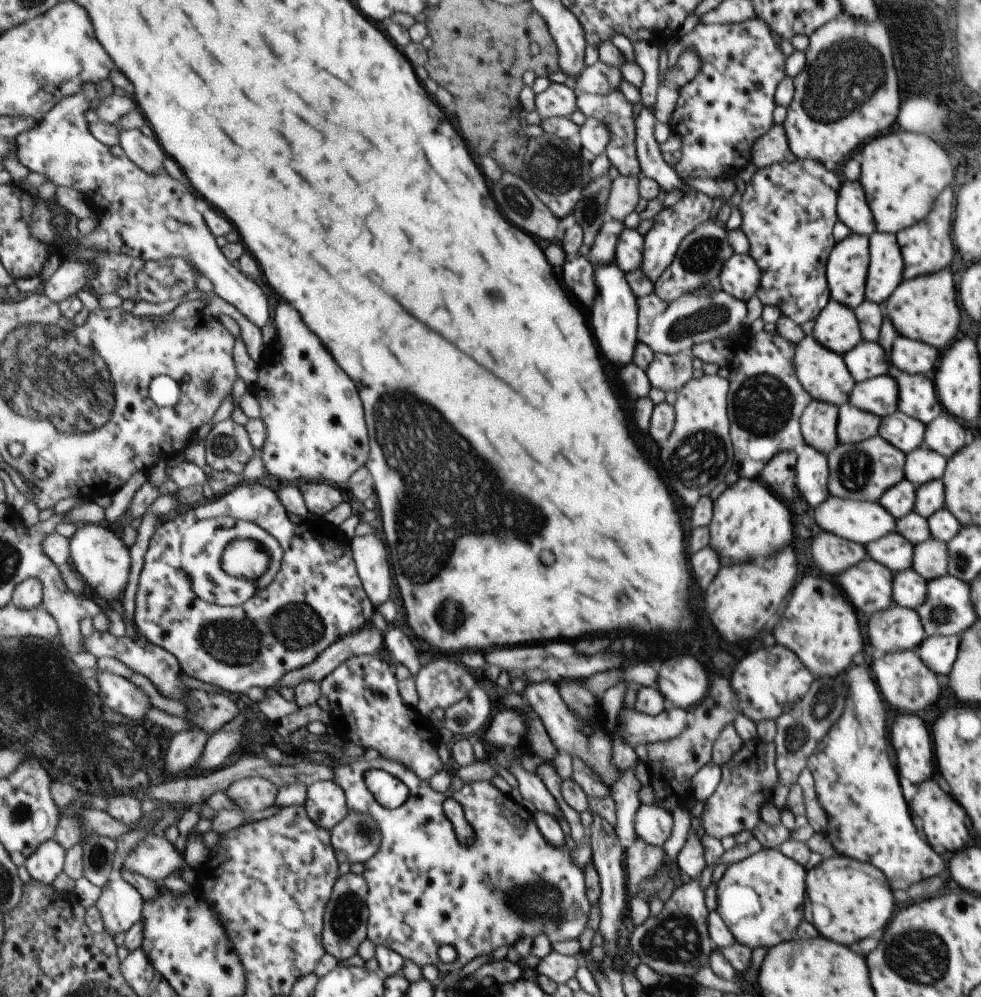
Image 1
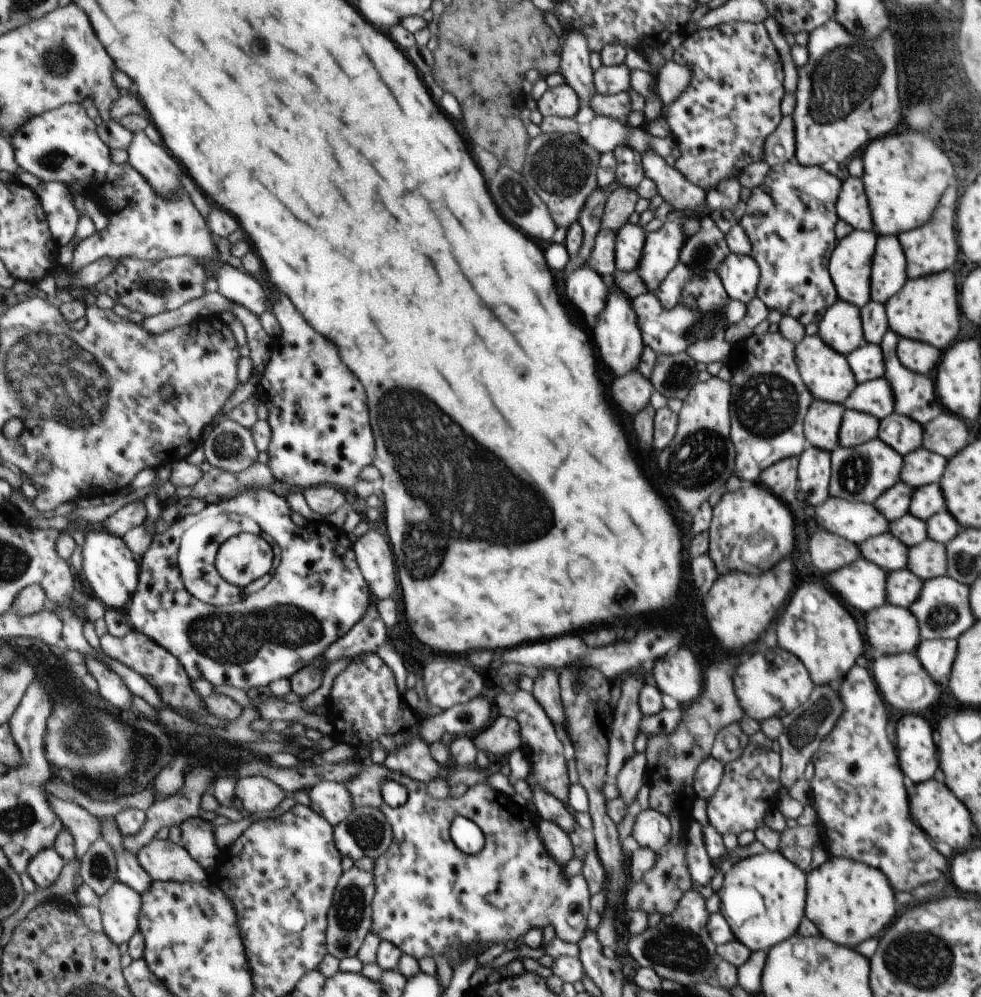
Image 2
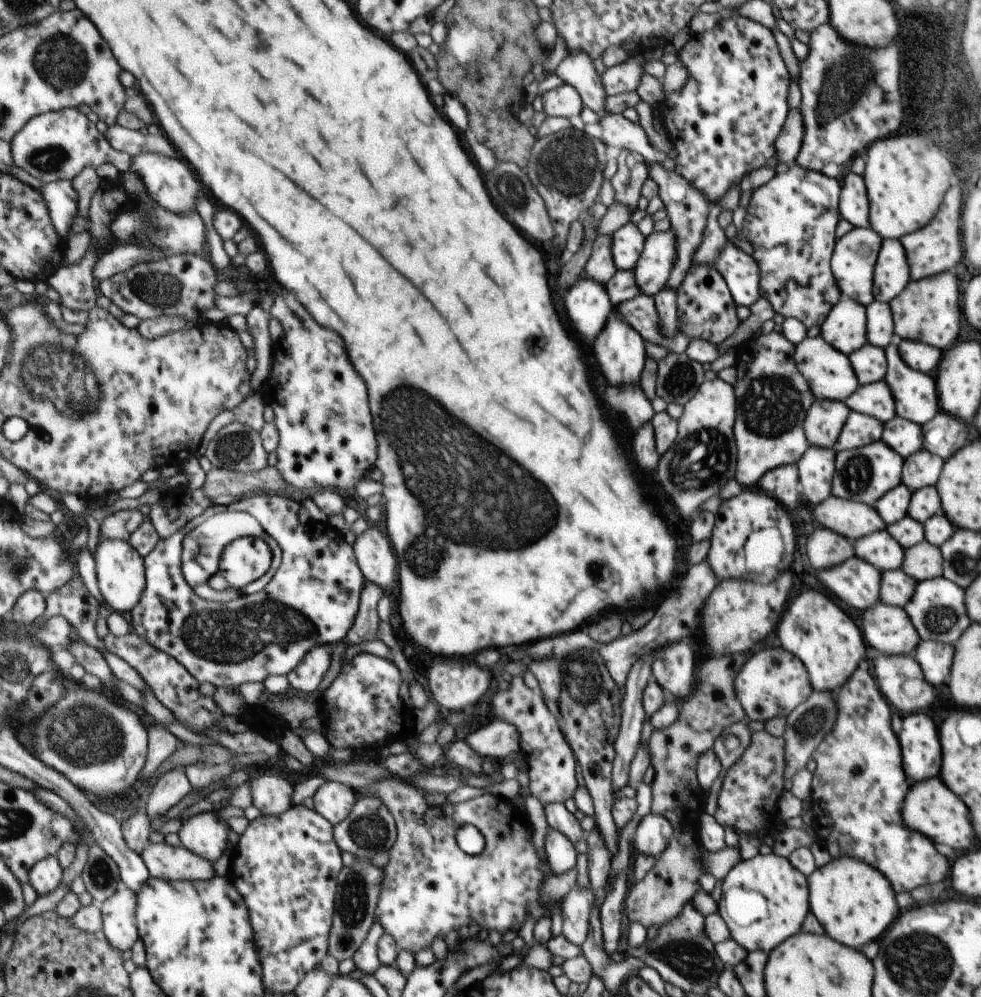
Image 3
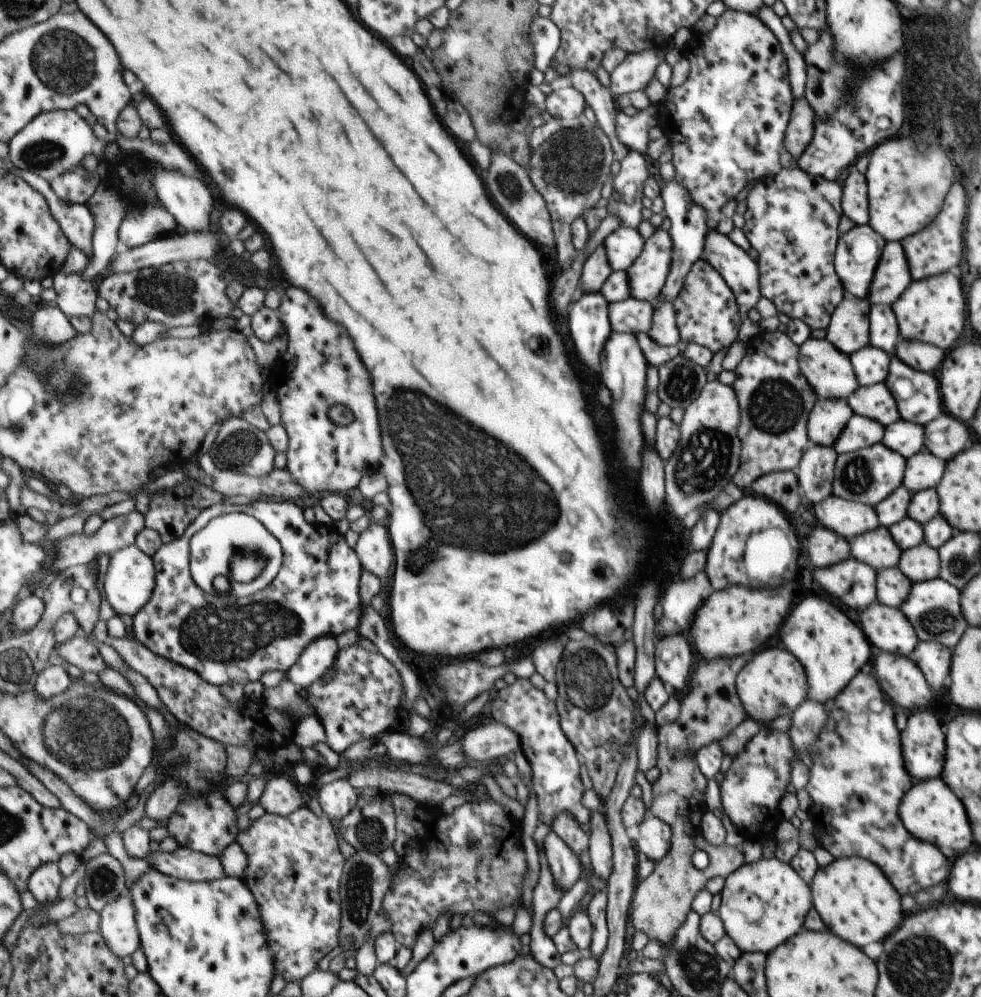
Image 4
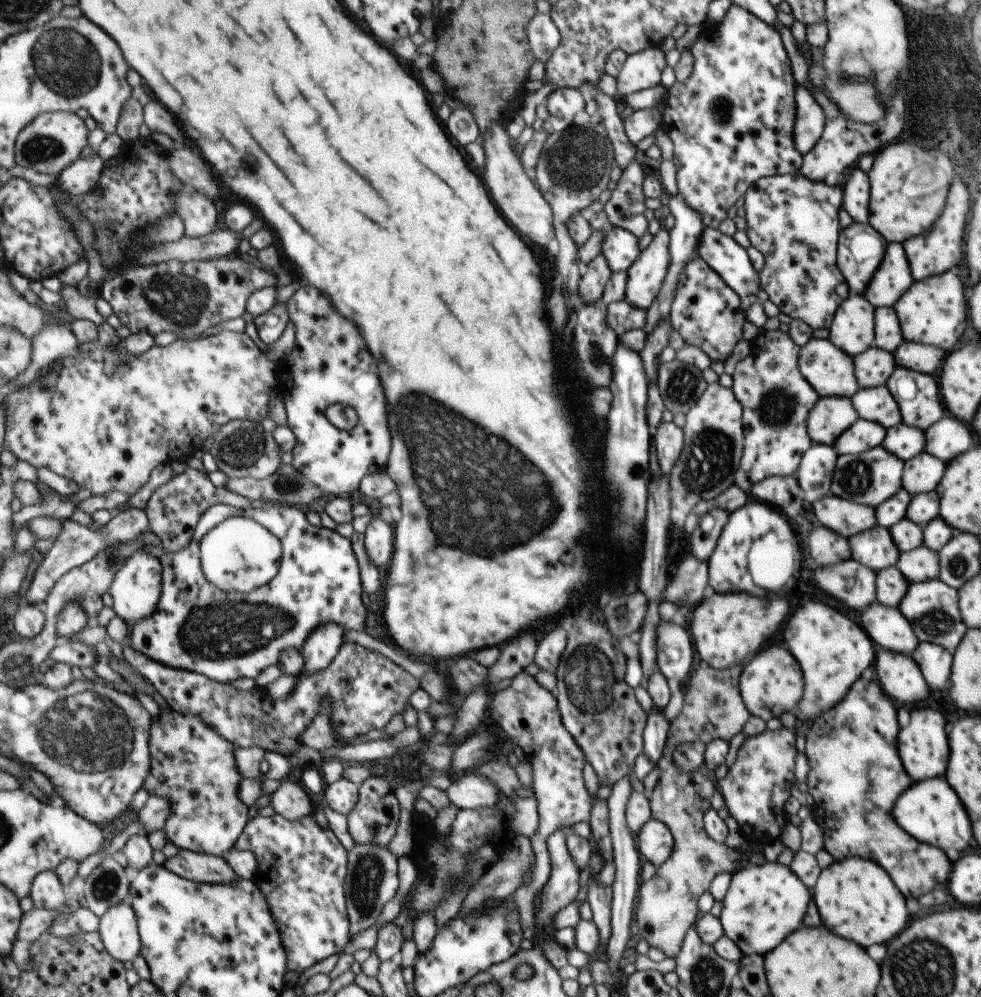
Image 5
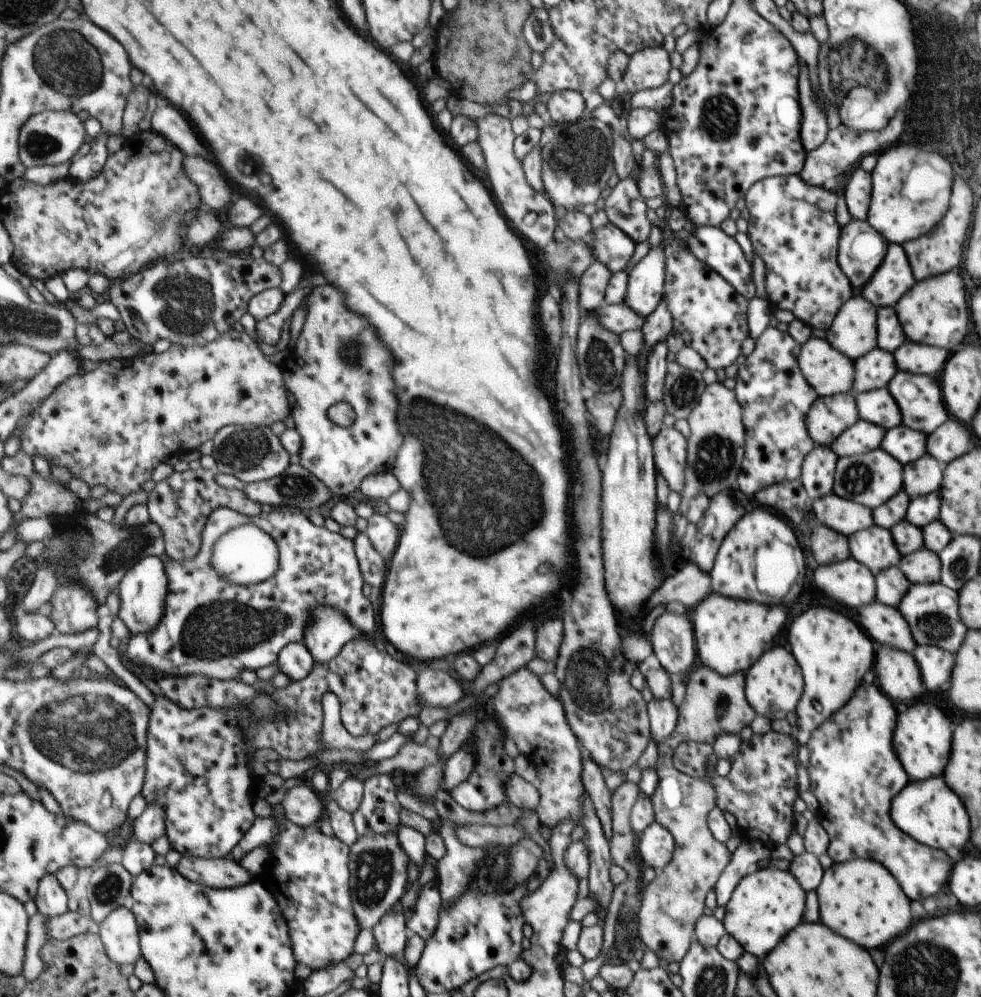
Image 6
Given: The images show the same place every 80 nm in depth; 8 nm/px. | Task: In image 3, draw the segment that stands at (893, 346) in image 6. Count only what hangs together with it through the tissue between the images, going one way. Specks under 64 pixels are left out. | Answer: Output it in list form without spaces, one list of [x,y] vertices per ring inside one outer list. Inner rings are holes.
[[[872,301],[868,309],[868,341],[870,345],[884,349],[895,336],[888,303]]]

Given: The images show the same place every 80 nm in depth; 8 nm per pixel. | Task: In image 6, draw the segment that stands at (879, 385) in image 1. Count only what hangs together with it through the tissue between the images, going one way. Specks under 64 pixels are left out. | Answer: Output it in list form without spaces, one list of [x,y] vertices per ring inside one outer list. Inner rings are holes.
[[[887,388],[856,394],[861,420],[887,429],[900,425],[900,411]]]

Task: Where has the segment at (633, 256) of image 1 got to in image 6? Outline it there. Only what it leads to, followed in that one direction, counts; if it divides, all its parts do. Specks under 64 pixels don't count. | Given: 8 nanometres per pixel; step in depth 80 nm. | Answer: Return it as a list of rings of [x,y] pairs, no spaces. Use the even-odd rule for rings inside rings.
[[[609,222],[599,228],[592,228],[585,244],[590,248],[593,261],[605,265],[611,274],[627,271],[627,264],[636,247],[628,234]]]

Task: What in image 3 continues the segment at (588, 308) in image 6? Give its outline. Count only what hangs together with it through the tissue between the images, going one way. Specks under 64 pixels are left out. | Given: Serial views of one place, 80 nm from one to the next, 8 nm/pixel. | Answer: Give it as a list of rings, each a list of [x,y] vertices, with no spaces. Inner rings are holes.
[[[597,235],[592,244],[592,251],[584,264],[583,278],[597,281],[604,285],[616,272],[611,253],[611,236]]]

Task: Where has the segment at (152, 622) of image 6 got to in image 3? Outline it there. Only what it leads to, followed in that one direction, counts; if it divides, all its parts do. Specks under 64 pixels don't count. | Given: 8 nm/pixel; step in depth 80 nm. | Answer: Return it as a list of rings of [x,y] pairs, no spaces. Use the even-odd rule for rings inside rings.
[[[99,538],[93,560],[96,564],[98,586],[108,608],[129,615],[141,602],[148,585],[144,558],[129,541],[107,541]]]

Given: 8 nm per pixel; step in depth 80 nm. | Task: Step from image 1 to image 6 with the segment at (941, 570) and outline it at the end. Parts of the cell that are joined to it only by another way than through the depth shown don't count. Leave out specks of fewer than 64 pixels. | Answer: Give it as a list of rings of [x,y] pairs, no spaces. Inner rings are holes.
[[[924,546],[911,555],[903,555],[898,567],[911,585],[937,583],[940,580],[940,557]]]

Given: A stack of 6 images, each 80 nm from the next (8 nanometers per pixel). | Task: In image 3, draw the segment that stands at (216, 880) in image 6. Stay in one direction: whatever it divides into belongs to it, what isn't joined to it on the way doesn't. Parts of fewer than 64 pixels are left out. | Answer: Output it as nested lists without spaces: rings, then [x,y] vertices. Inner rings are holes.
[[[149,843],[141,856],[153,877],[172,881],[208,881],[215,877],[213,861],[185,847]]]

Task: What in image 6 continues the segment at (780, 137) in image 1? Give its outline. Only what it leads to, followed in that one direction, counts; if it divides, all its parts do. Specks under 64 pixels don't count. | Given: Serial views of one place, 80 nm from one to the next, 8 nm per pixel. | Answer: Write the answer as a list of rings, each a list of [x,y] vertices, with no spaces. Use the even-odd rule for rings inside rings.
[[[801,61],[797,76],[798,103],[801,107],[801,124],[799,138],[803,148],[808,151],[816,149],[824,143],[827,129],[825,115],[814,102],[814,94],[809,87],[808,68]]]

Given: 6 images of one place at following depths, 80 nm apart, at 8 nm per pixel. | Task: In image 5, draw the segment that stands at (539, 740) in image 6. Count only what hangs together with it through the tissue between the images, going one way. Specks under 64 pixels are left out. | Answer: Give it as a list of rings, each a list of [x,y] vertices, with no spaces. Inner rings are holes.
[[[521,671],[512,676],[509,686],[490,695],[489,708],[495,726],[505,732],[505,736],[515,746],[521,748],[525,760],[531,765],[531,788],[537,813],[537,830],[529,837],[534,863],[528,874],[529,879],[511,894],[520,914],[520,927],[531,928],[534,926],[533,897],[538,894],[550,875],[550,860],[545,840],[554,830],[569,830],[571,825],[588,822],[590,818],[591,798],[582,779],[585,760],[582,750],[562,725],[556,698],[541,687],[533,675]]]

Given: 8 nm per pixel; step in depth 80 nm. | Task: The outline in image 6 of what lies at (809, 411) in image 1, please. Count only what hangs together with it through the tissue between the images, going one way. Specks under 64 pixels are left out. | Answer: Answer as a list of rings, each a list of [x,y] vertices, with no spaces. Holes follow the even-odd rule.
[[[849,394],[821,397],[809,412],[809,436],[821,446],[828,446],[846,428],[855,424],[857,413],[855,403]]]

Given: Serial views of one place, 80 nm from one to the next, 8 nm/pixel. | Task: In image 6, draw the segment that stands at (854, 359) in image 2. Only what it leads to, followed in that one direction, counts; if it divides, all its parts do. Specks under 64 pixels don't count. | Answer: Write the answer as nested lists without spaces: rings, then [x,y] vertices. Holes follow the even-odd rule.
[[[879,347],[853,360],[853,368],[851,391],[854,392],[854,395],[886,388],[887,383],[895,376],[898,369],[893,355]]]

